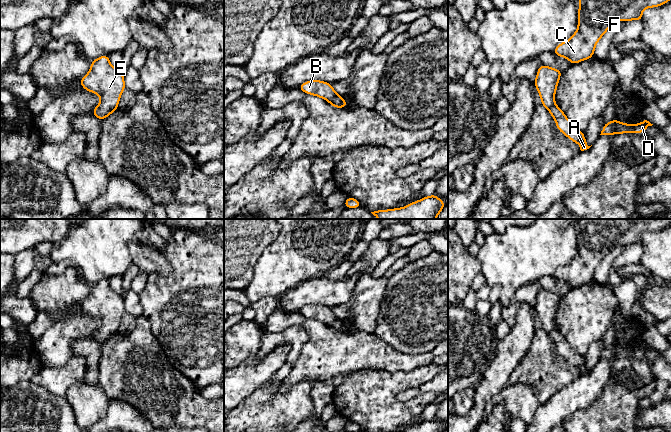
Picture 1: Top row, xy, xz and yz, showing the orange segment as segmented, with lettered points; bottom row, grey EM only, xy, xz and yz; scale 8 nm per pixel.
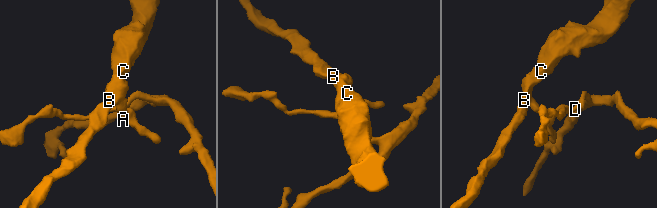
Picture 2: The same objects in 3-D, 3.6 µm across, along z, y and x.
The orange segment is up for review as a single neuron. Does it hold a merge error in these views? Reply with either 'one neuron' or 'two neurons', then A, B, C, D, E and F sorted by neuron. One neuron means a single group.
two neurons; groups A D / B C E F

